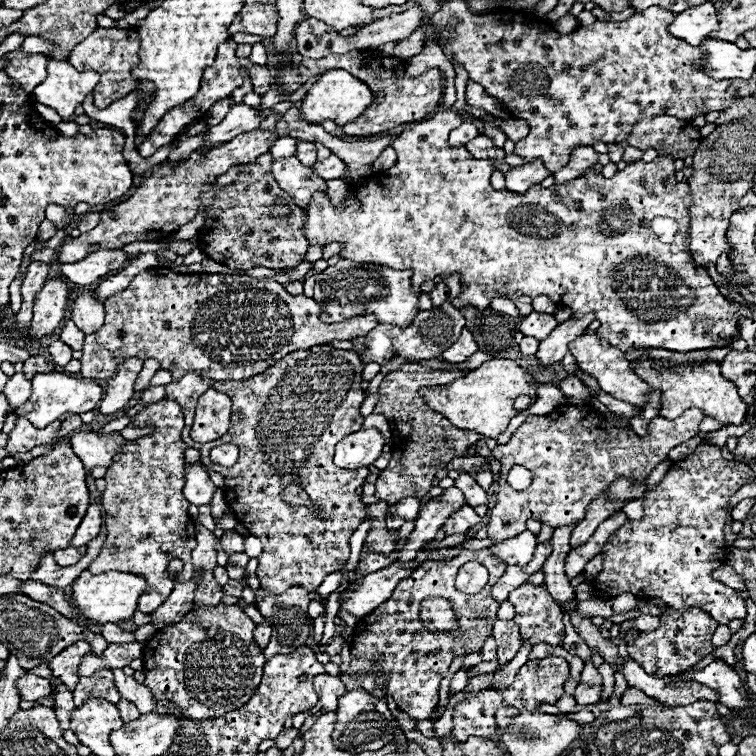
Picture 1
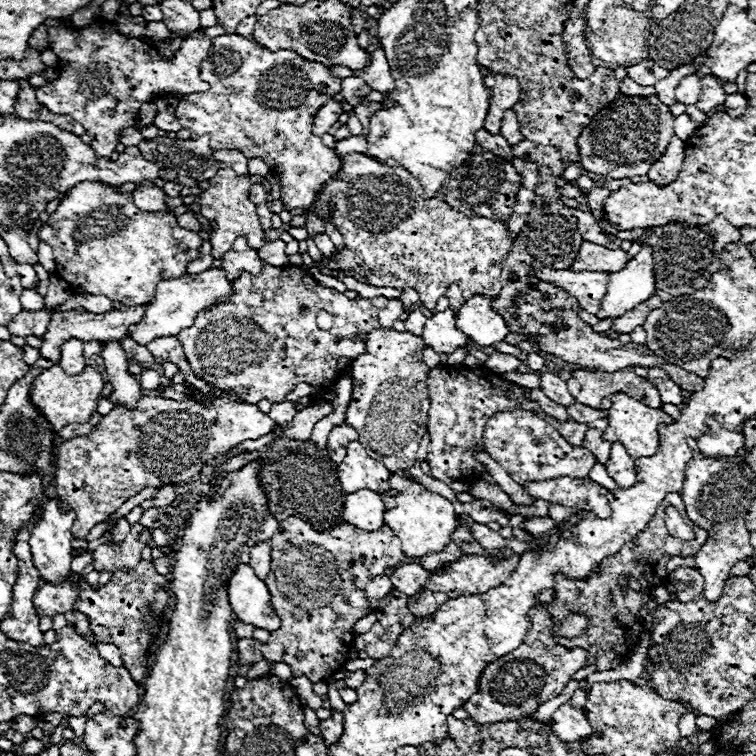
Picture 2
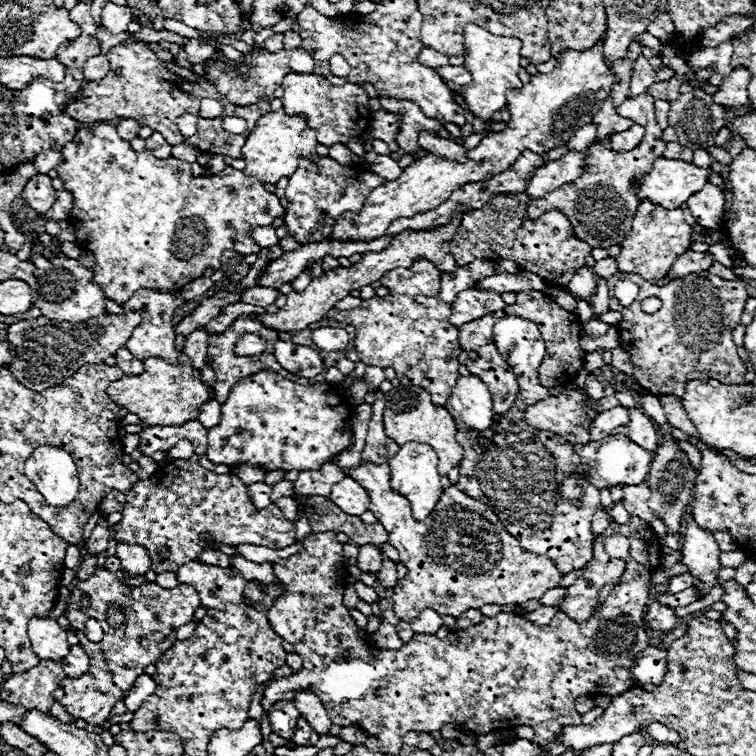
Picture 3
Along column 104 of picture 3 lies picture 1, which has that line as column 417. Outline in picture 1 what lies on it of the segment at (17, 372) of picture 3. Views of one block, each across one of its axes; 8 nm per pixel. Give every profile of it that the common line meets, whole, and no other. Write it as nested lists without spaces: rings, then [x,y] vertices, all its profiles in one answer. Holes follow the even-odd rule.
[[[444,302],[442,306],[434,306],[430,310],[420,310],[416,318],[412,320],[410,326],[398,328],[398,326],[380,326],[368,332],[364,340],[364,362],[378,362],[386,364],[392,356],[402,356],[402,358],[438,358],[440,352],[450,348],[460,332],[464,328],[464,316],[460,314],[458,308],[454,308],[450,302]]]

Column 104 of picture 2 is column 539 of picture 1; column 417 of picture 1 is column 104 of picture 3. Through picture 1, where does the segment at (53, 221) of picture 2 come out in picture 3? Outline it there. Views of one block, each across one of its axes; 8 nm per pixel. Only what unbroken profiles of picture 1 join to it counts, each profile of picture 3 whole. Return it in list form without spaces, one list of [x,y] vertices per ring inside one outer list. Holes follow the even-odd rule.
[[[94,124],[78,130],[76,140],[62,148],[62,156],[64,160],[56,170],[64,180],[64,188],[74,196],[74,208],[68,222],[76,232],[80,248],[96,256],[94,280],[118,305],[130,300],[140,288],[162,292],[182,290],[182,286],[200,278],[206,268],[218,270],[224,250],[258,254],[260,246],[254,242],[252,230],[256,226],[268,226],[274,218],[284,216],[284,206],[272,192],[264,190],[260,180],[244,176],[230,166],[214,176],[194,176],[190,164],[184,160],[174,156],[162,160],[150,152],[134,152],[126,140],[118,138],[116,128],[108,124]]]

